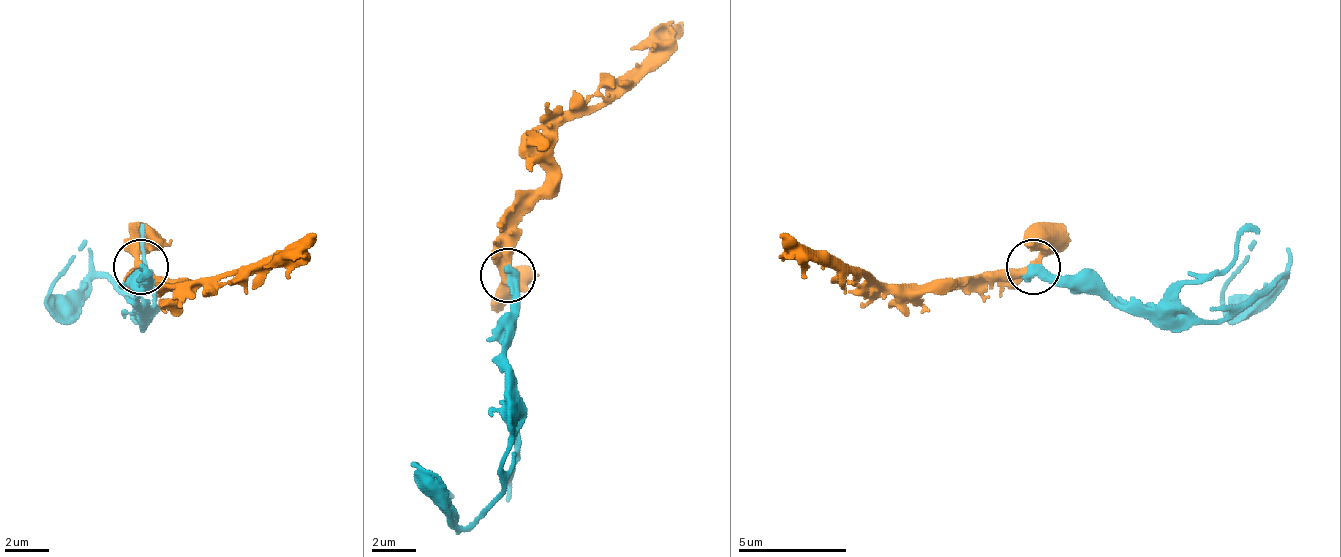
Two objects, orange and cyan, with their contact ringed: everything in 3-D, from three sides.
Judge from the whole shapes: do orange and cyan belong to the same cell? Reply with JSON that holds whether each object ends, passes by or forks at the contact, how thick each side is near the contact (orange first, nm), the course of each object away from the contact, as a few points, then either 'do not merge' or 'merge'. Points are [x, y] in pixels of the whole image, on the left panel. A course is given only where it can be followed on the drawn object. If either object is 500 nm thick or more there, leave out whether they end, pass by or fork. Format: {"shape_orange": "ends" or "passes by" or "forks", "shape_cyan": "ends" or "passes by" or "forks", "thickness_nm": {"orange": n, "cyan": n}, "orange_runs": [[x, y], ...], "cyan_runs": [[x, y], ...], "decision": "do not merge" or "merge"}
{"shape_orange": "passes by", "shape_cyan": "ends", "thickness_nm": {"orange": 360, "cyan": 400}, "orange_runs": [[142, 268], [185, 290], [229, 273], [256, 273], [316, 235]], "cyan_runs": [[142, 268], [147, 273], [136, 301], [142, 317], [147, 312], [98, 279], [66, 295], [49, 290], [87, 241]], "decision": "merge"}

